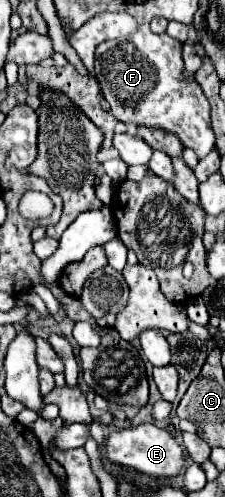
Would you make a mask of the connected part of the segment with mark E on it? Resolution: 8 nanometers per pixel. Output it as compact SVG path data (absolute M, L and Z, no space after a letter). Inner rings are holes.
M141 423L135 429L119 429L113 431L105 439L105 459L113 465L119 465L123 469L135 471L139 475L151 477L151 479L169 479L177 477L183 469L185 455L181 445L173 439L173 435L165 429L155 427L153 423Z

